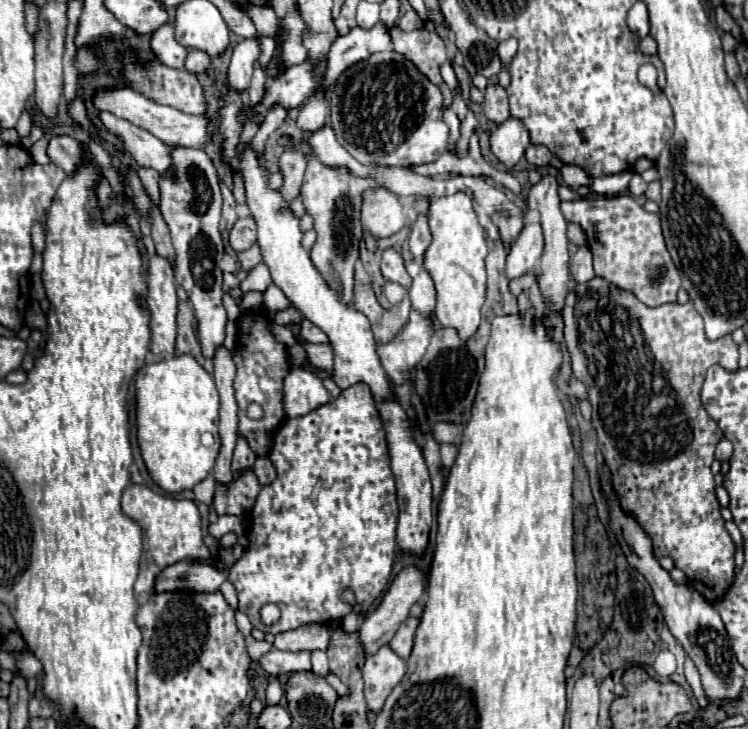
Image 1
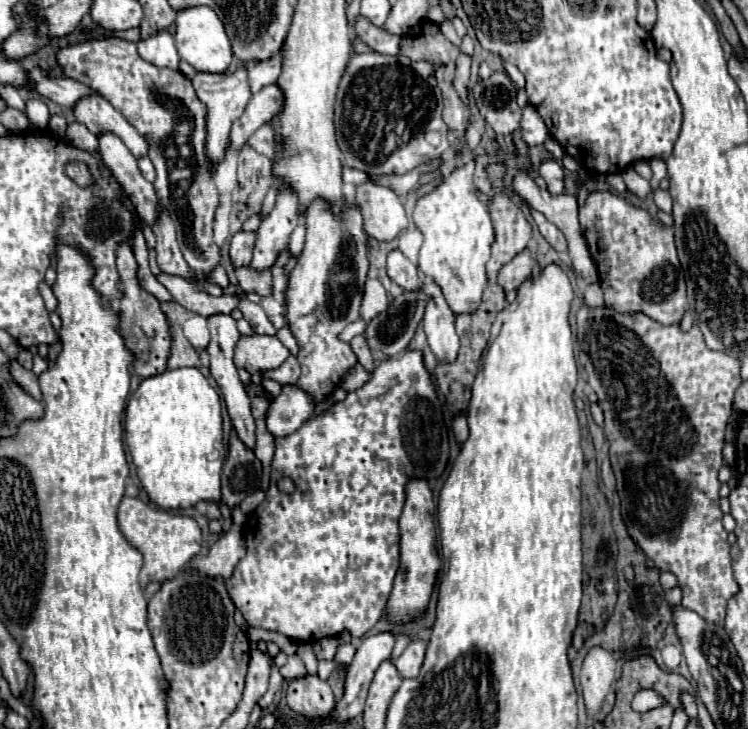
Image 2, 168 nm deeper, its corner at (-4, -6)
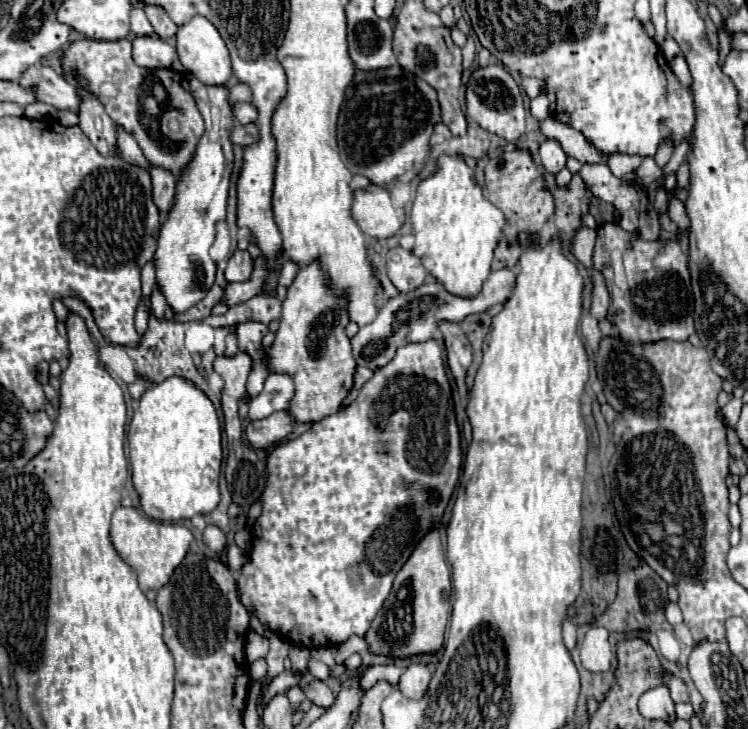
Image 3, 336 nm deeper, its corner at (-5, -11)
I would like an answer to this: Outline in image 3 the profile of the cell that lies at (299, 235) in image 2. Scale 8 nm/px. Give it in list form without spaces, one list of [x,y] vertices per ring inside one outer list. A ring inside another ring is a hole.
[[[286,258],[286,262],[284,262],[284,266],[282,266],[282,270],[280,270],[280,276],[278,276],[278,282],[280,284],[284,284],[284,286],[288,286],[292,280],[294,280],[294,276],[296,276],[296,272],[298,272],[298,264],[294,262],[294,260],[290,260],[290,258]]]

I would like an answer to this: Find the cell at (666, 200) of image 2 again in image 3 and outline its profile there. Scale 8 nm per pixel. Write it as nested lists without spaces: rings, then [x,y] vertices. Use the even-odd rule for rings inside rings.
[[[672,197],[668,204],[667,214],[674,224],[678,224],[682,230],[688,228],[688,216],[686,216],[686,209],[684,203],[675,197]]]

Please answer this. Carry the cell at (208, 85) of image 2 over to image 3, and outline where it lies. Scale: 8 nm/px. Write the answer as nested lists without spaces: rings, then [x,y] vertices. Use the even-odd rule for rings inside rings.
[[[190,76],[190,92],[204,118],[206,130],[202,140],[198,142],[192,162],[178,180],[176,202],[162,224],[158,248],[154,254],[156,280],[174,312],[186,312],[190,306],[200,302],[214,284],[216,264],[210,258],[208,250],[216,234],[214,224],[226,218],[228,184],[234,168],[234,152],[230,140],[230,128],[234,128],[234,114],[228,88],[204,86],[200,80]]]

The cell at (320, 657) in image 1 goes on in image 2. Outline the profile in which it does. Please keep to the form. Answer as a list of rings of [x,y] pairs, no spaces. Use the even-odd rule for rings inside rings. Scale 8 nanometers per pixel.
[[[325,637],[325,639],[319,639],[313,643],[313,649],[315,649],[315,655],[317,659],[333,659],[335,657],[335,651],[337,651],[337,639],[335,637]]]

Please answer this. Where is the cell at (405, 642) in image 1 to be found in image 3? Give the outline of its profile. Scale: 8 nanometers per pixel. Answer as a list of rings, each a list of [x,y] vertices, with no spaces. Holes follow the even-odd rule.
[[[420,662],[410,664],[400,676],[398,690],[408,698],[422,698],[434,674],[434,668],[436,668],[434,664],[420,664]]]

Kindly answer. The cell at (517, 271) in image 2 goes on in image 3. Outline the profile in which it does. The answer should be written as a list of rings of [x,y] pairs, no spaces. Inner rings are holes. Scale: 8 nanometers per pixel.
[[[508,268],[498,270],[498,272],[490,272],[488,280],[482,286],[482,292],[472,300],[448,294],[444,290],[444,286],[438,284],[438,282],[422,284],[414,292],[398,294],[396,298],[390,298],[384,304],[384,308],[378,310],[378,316],[370,324],[362,326],[358,330],[358,334],[352,338],[352,350],[354,350],[354,358],[356,358],[358,366],[368,366],[372,370],[378,370],[394,358],[394,354],[400,346],[430,340],[436,332],[436,322],[438,320],[462,322],[470,314],[478,314],[478,312],[484,312],[484,310],[488,310],[490,306],[494,306],[498,302],[506,302],[512,296],[516,276],[518,276],[516,270],[508,270]]]

